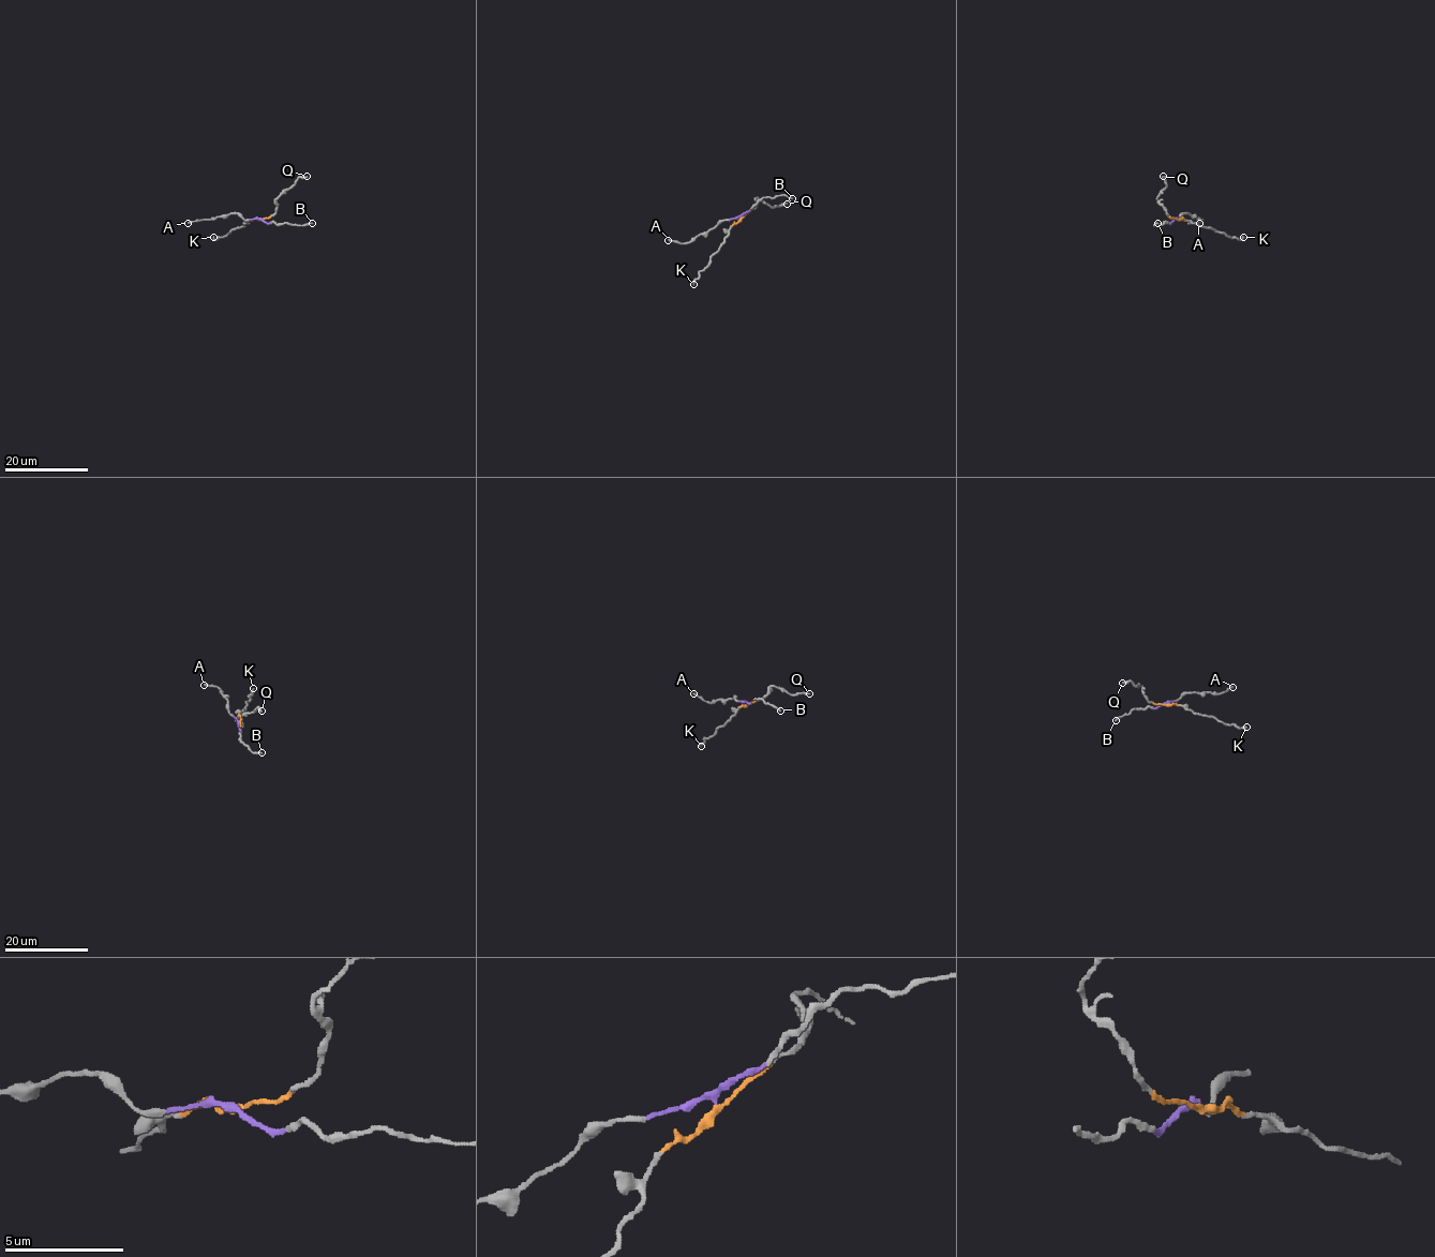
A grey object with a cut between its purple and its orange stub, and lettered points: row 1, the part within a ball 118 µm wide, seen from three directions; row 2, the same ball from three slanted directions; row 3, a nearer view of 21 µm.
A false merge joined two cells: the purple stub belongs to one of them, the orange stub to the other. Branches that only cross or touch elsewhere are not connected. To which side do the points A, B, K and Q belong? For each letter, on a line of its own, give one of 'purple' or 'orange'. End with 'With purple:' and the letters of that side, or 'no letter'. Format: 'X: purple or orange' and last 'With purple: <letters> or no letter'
A: purple
B: purple
K: orange
Q: orange
With purple: A, B

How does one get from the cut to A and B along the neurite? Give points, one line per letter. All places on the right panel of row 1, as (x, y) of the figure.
A: (1177, 219), (1190, 213), (1202, 220), (1198, 223)
B: (1177, 219), (1156, 223)

